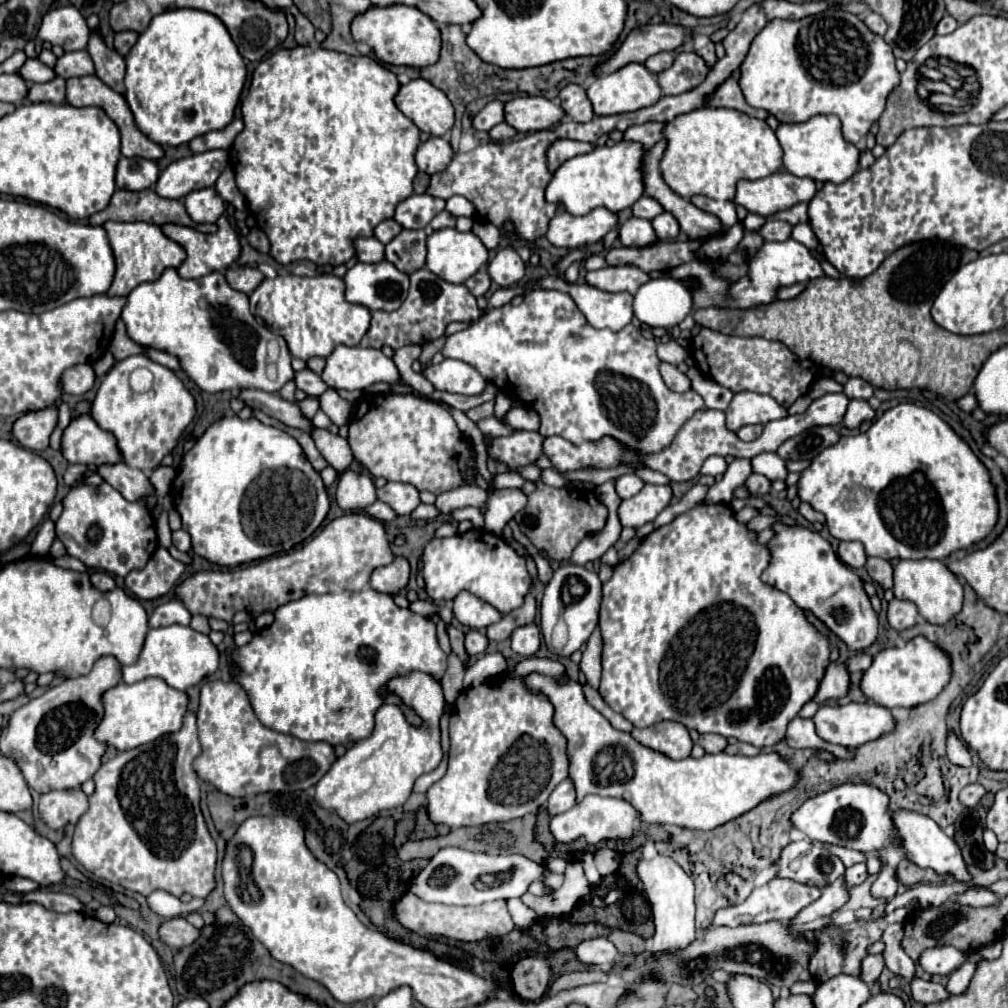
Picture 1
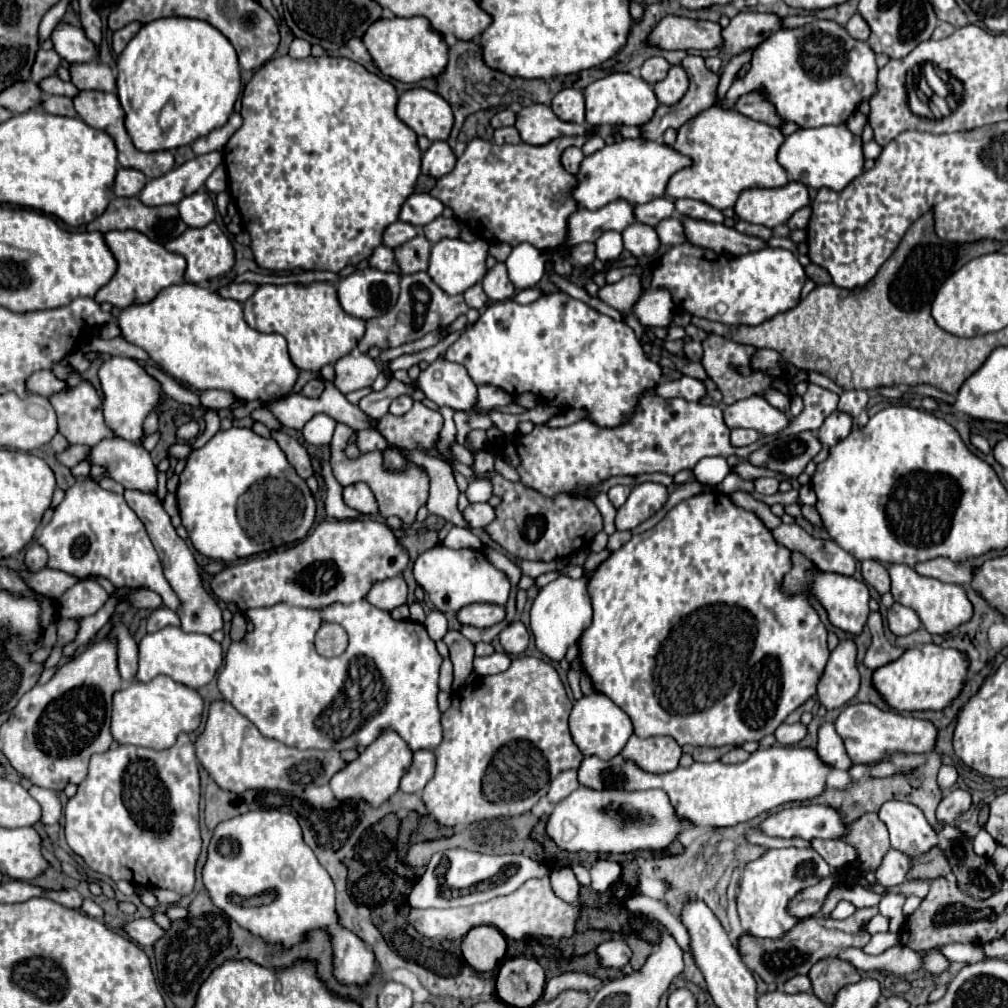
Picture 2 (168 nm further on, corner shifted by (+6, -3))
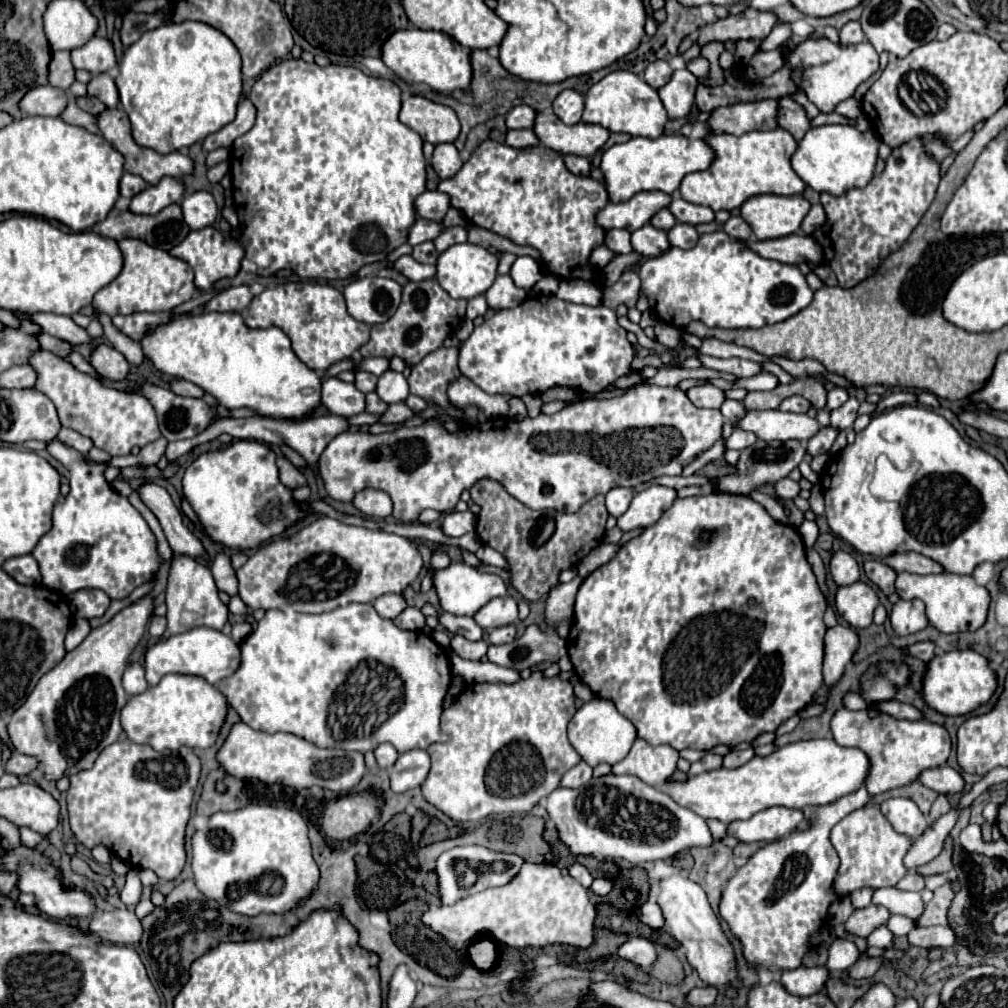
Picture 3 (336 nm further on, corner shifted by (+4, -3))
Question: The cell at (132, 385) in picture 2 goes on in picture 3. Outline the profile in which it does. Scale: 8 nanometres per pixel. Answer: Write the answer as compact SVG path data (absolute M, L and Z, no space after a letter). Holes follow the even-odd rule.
M97 343L91 351L91 363L93 367L109 381L125 381L127 373L129 373L129 363L127 359L113 349L111 345L105 343Z

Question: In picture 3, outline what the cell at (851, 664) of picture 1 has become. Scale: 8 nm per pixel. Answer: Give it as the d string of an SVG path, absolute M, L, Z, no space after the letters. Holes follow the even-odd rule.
M921 641L921 643L915 643L915 645L907 647L907 651L909 651L911 655L923 659L923 661L929 661L929 659L935 657L935 643L931 643L931 641Z

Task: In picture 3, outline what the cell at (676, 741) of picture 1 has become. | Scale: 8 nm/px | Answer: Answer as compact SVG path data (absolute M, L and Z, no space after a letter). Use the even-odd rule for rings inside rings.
M637 739L627 757L611 767L615 775L637 775L649 785L661 785L677 769L679 753L669 745L649 745Z

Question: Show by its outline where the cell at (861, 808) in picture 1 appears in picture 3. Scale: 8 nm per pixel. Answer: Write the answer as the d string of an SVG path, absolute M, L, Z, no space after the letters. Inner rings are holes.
M769 807L759 811L747 821L731 821L727 825L727 835L735 837L741 843L755 843L755 841L777 841L797 829L805 821L803 811L787 809L787 807Z

